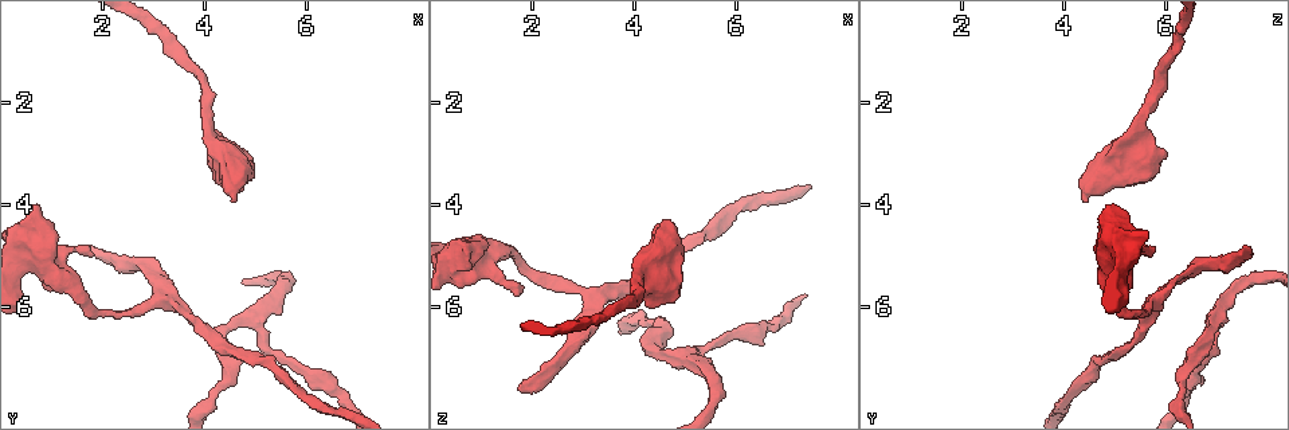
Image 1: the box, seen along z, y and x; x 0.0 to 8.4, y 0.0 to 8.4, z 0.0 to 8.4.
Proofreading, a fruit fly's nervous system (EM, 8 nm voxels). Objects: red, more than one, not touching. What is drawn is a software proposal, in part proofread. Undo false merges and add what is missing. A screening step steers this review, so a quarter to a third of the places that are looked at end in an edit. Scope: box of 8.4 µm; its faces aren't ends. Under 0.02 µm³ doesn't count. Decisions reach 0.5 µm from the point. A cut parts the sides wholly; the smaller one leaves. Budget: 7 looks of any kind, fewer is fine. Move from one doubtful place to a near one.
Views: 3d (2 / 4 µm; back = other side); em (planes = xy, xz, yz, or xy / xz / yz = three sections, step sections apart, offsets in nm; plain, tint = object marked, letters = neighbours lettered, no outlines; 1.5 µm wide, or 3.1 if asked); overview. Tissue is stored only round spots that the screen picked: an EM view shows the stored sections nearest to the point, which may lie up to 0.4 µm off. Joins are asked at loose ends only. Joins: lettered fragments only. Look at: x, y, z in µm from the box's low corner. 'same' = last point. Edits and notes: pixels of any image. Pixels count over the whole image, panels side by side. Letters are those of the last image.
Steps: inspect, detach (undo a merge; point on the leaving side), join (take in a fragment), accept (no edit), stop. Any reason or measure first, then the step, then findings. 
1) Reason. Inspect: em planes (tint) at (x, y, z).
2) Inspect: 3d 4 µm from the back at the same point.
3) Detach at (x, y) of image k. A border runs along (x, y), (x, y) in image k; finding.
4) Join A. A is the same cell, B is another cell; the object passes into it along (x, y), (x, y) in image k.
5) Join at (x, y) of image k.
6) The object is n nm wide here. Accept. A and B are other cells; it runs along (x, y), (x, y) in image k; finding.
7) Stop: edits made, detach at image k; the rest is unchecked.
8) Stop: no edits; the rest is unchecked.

Thick turns thin. Inspect: 3d 4 µm at (4.55, 3.50, 4.65).

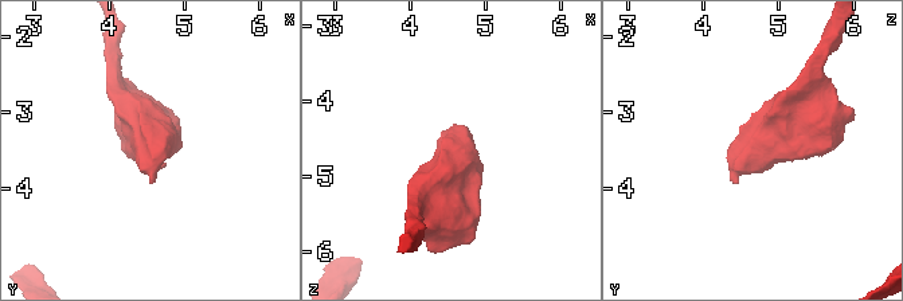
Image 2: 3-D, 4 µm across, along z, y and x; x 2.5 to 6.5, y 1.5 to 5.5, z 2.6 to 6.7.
Inspect: em planes (letters) at (4.55, 3.55, 4.55).

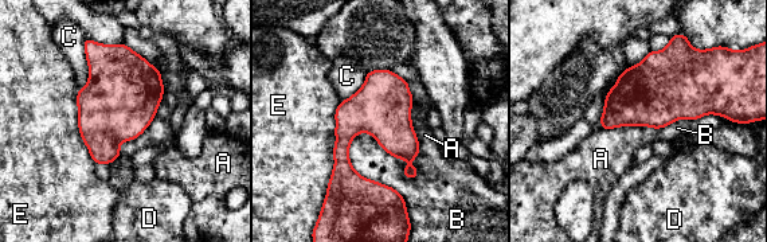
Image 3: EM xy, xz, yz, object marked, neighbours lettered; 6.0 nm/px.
The object is 360 nm wide here. Accept. A, B, C, D and E are other cells; a border runs along (86, 38), (87, 82), (78, 89) in image 3; continuous, no second neuron.

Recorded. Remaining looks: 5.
Thick turns thin. Inspect: em planes (letters) at (5.00, 6.25, 7.00).

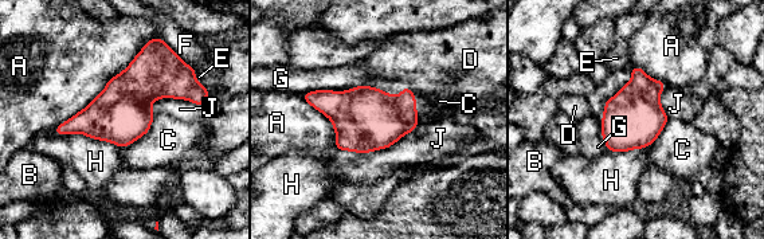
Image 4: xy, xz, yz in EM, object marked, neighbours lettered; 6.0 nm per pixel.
Accept. A, B, C, D, E, F, G, H and J are other cells; a border runs along (156, 114), (145, 133), (120, 148) in image 4; one neuron here.

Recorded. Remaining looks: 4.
Inspect: em yz step 4 (tint) at (4.20, 7.65, 6.35).

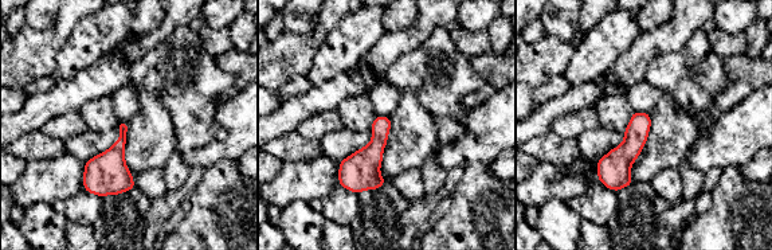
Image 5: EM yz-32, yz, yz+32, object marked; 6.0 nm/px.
Cut it another way. Inspect: em planes (tint) at the same point.

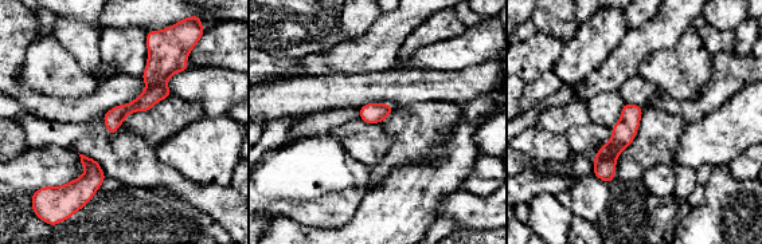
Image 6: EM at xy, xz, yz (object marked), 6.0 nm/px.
Inspect: em planes (letters) at the same point.

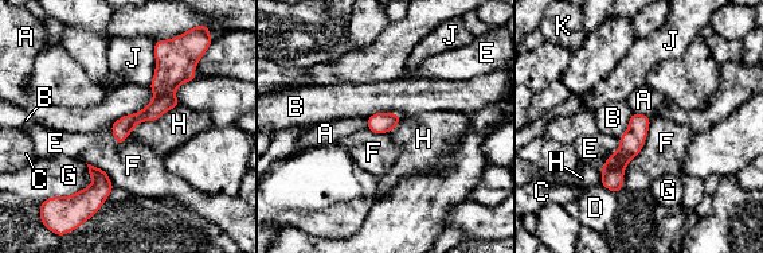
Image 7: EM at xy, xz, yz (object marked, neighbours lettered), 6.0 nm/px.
The longest contact is with F, 480 nm. Accept. A, B, C, D, E, F, G, H, J and K are other cells; a border runs along (650, 119), (618, 191) in image 7; continuous, no second neuron.

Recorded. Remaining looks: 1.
Stop: no edits; the rest is unchecked.

